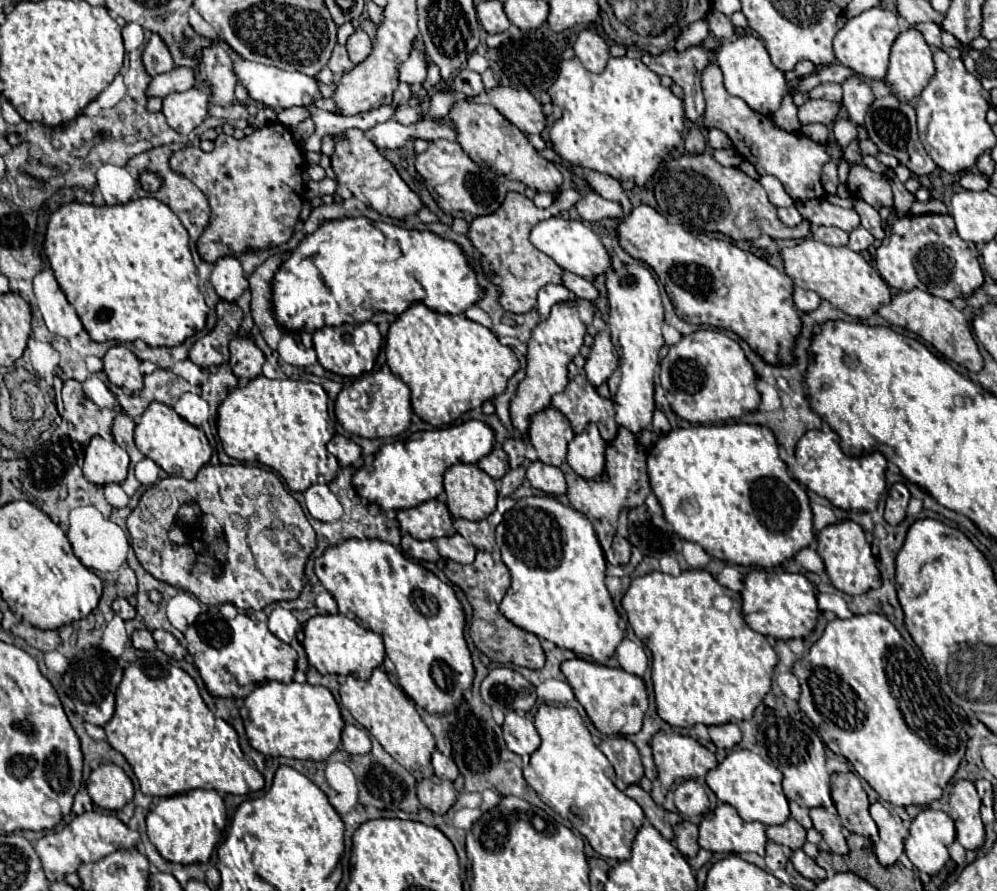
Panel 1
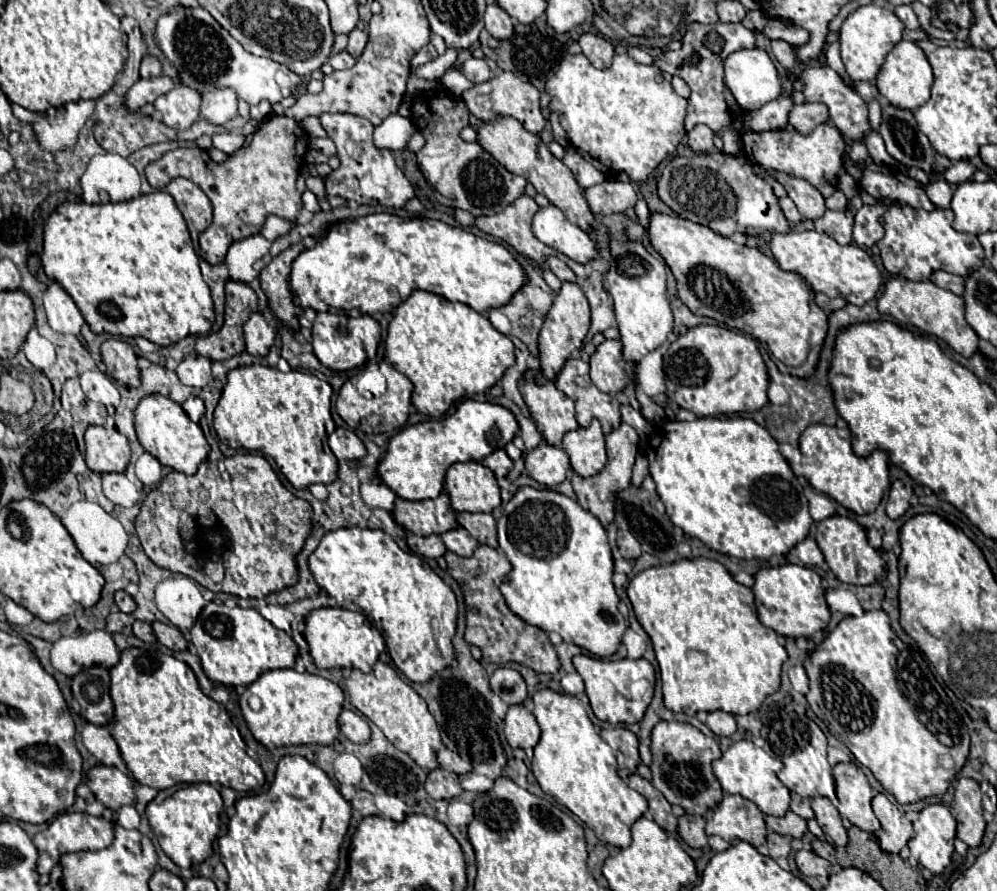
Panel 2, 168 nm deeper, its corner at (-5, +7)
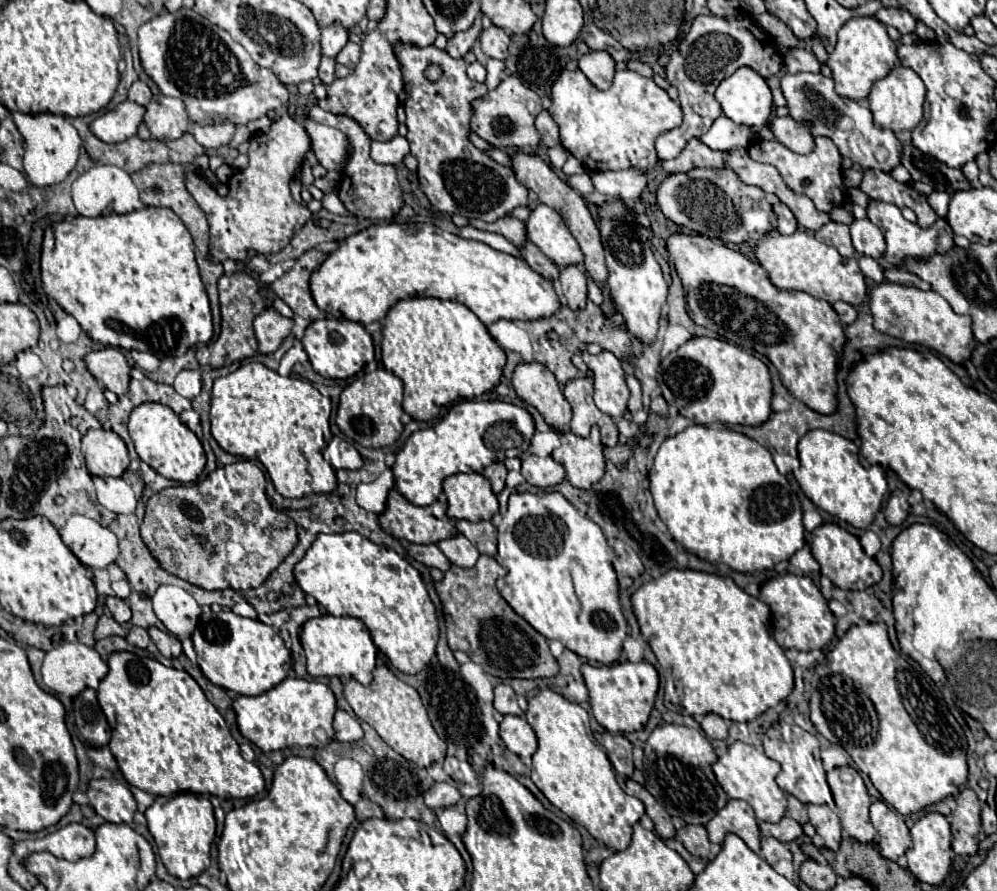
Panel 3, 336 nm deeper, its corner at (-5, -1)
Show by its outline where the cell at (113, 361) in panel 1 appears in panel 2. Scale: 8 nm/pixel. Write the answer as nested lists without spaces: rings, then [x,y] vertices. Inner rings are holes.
[[[108,339],[100,345],[102,363],[106,365],[106,373],[122,385],[138,387],[140,385],[140,369],[136,365],[138,357],[134,349],[120,339]]]

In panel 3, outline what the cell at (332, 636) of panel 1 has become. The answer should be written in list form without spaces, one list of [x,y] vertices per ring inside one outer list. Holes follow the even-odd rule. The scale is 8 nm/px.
[[[322,615],[316,619],[308,619],[300,633],[300,643],[306,653],[308,673],[312,677],[354,677],[362,685],[372,681],[372,671],[376,665],[376,645],[366,629],[366,625],[356,617],[334,617]]]

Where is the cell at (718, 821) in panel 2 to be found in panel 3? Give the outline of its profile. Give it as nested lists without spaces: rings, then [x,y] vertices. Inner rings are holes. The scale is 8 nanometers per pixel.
[[[730,799],[706,825],[708,839],[722,845],[728,833],[738,835],[754,853],[760,853],[760,827],[752,807],[746,801]]]

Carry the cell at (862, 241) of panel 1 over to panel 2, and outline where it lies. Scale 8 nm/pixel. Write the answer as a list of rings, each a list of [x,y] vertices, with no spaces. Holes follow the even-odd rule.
[[[882,203],[878,205],[864,205],[854,213],[854,241],[860,247],[872,247],[884,237],[882,227],[882,215],[886,207]]]

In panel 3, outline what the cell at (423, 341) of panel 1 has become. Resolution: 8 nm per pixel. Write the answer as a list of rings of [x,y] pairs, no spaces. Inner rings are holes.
[[[412,297],[398,301],[386,315],[386,325],[382,329],[382,363],[404,383],[404,411],[416,421],[430,421],[440,415],[444,405],[460,399],[474,399],[494,389],[500,383],[506,353],[466,305],[456,301]]]

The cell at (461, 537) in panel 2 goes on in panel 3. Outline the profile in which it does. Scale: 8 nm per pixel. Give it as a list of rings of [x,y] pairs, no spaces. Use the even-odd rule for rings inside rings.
[[[458,533],[456,537],[440,541],[438,547],[458,567],[472,567],[478,561],[478,557],[480,557],[478,549],[462,533]]]

